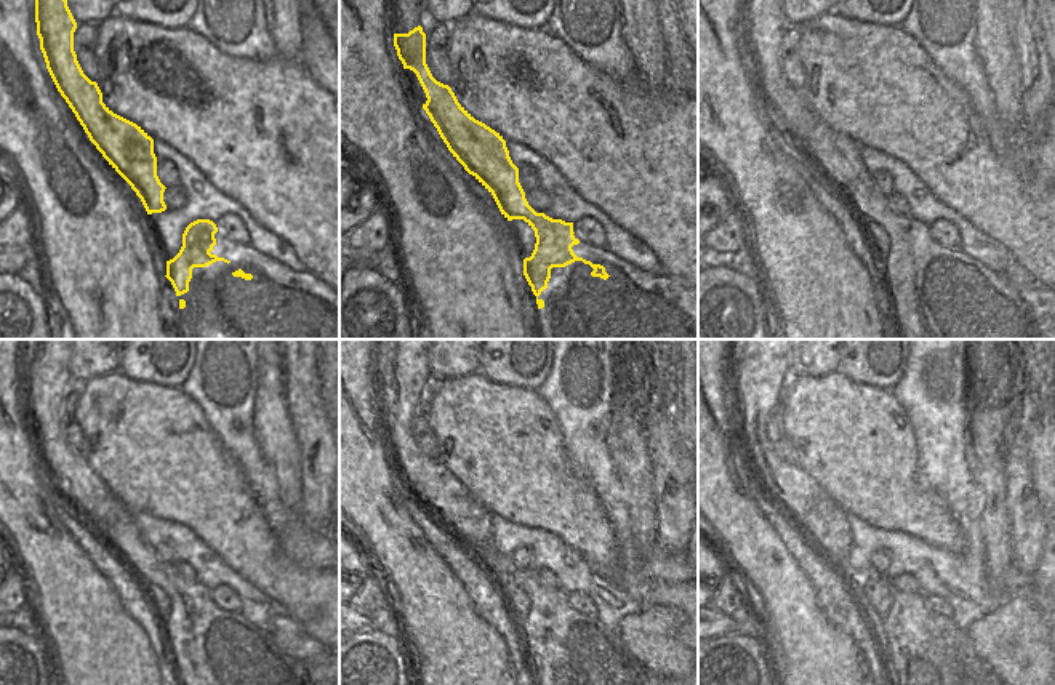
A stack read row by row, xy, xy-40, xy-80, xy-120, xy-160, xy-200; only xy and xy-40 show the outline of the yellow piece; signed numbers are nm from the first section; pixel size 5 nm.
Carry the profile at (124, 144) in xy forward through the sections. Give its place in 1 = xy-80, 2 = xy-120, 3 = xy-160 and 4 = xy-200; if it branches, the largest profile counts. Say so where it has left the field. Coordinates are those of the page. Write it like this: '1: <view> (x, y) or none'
1: xy-80 (838, 157)
2: xy-120 (191, 605)
3: xy-160 (549, 607)
4: xy-200 (908, 610)

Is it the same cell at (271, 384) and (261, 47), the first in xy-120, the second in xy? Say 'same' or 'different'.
different

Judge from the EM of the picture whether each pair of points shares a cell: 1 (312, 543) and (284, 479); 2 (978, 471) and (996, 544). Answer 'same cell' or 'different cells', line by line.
1: same cell
2: same cell

